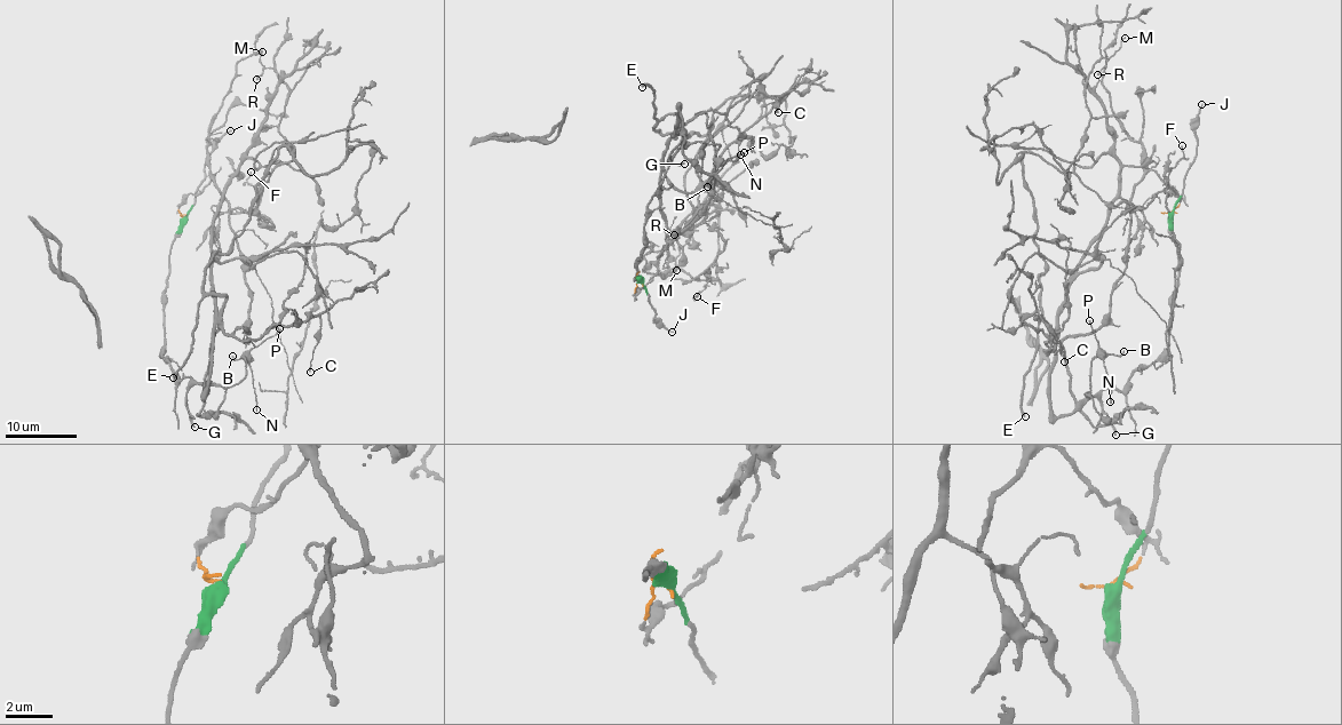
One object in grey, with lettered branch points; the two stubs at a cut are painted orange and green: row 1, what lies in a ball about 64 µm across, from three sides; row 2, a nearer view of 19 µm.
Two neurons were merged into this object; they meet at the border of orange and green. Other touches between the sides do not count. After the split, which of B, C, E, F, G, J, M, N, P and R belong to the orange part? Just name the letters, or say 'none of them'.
C, E, F, M, R

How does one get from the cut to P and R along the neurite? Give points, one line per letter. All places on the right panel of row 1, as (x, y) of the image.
P: (1173, 212), (1178, 285), (1168, 347), (1133, 373), (1122, 391), (1090, 395), (1090, 359), (1098, 344), (1088, 320)
R: (1173, 212), (1181, 200), (1150, 169), (1112, 206), (1077, 175), (1087, 77), (1105, 57), (1097, 74)

